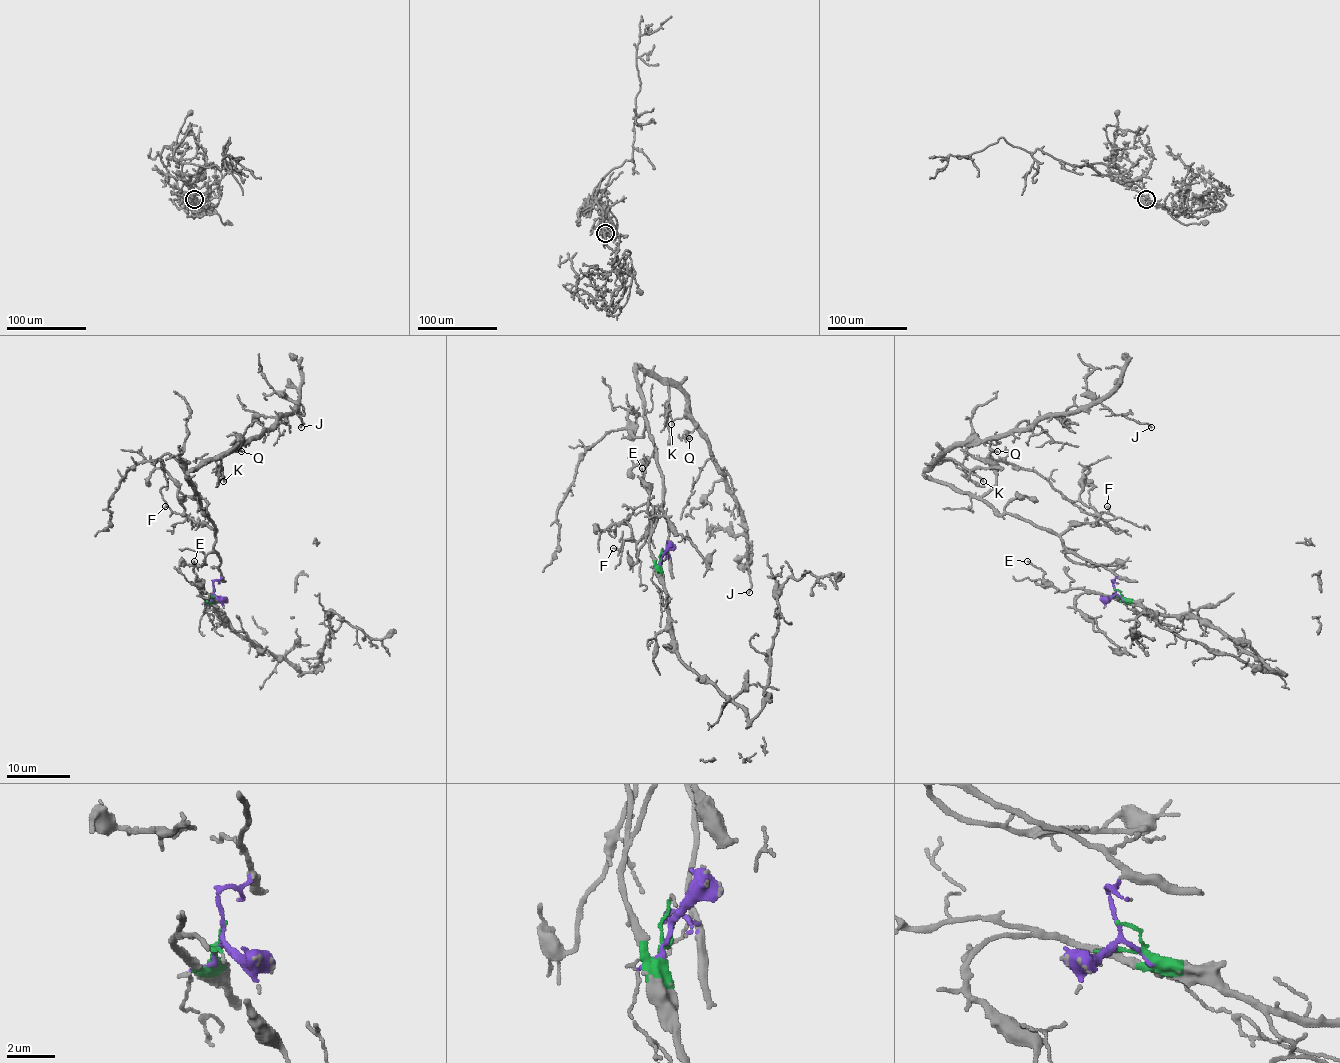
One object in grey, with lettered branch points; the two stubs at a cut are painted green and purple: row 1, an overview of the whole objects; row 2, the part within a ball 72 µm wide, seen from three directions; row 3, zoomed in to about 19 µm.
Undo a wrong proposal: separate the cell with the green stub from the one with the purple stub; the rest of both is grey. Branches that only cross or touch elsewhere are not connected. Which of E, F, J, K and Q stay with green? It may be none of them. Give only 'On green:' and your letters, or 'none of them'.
On green: E

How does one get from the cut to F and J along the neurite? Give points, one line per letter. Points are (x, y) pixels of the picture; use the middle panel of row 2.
F: (662, 556), (661, 553), (669, 556), (669, 523), (664, 502), (638, 540), (626, 540), (618, 550), (613, 548)
J: (662, 556), (669, 556), (664, 475), (637, 365), (685, 395), (688, 417), (736, 502), (751, 555), (748, 593)

